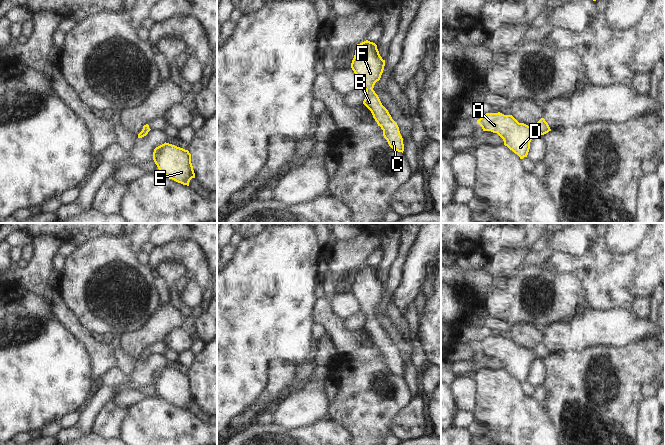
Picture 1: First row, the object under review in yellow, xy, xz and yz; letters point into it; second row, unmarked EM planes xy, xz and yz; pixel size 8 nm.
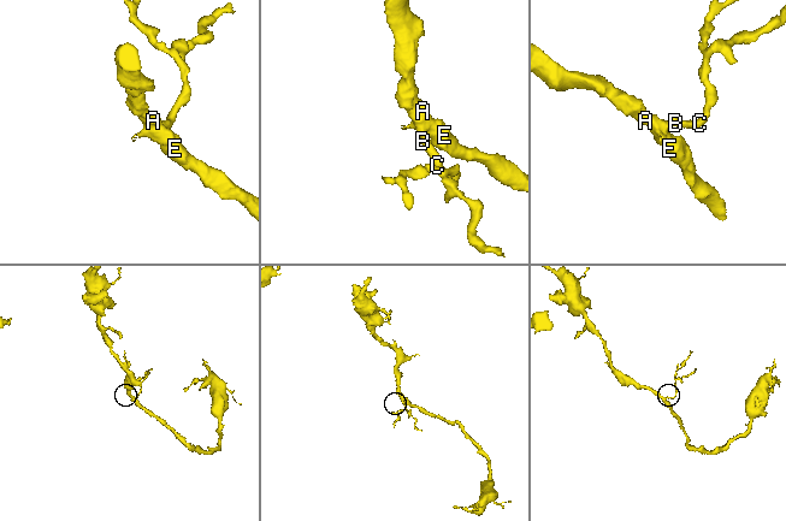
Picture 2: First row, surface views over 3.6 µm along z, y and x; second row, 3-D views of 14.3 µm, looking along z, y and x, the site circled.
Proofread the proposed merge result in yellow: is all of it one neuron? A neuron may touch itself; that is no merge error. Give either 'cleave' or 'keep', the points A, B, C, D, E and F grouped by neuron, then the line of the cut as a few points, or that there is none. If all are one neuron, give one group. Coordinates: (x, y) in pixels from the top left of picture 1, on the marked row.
keep; A B C D E F; no cut

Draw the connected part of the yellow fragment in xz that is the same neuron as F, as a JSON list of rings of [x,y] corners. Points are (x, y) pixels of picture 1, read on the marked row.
[[[366,40],[357,44],[351,68],[359,79],[359,86],[366,90],[363,104],[383,130],[383,136],[389,146],[403,153],[404,144],[399,127],[373,90],[375,83],[381,78],[384,66],[385,60],[380,56],[375,43]]]

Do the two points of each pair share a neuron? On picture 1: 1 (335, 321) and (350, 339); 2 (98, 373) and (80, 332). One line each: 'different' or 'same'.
1: same
2: same

